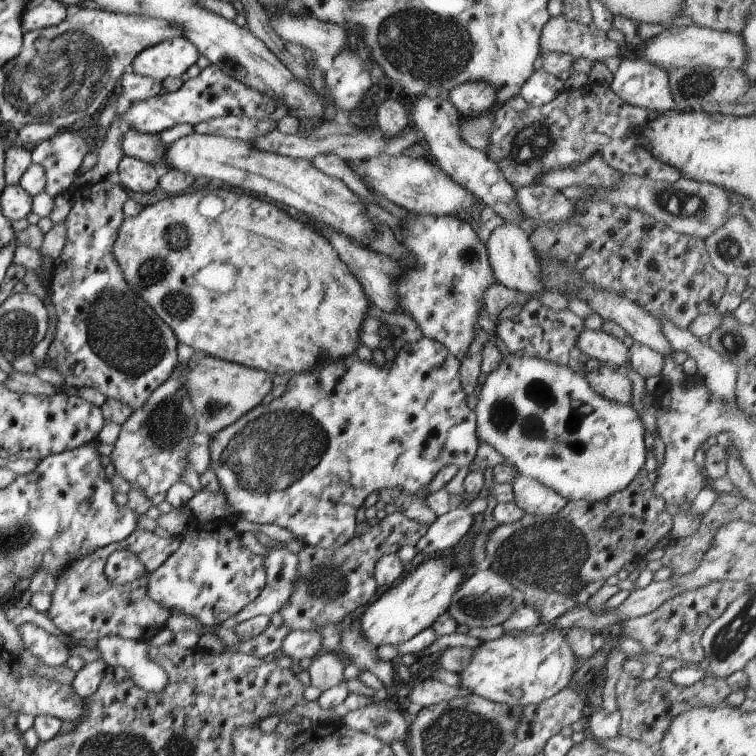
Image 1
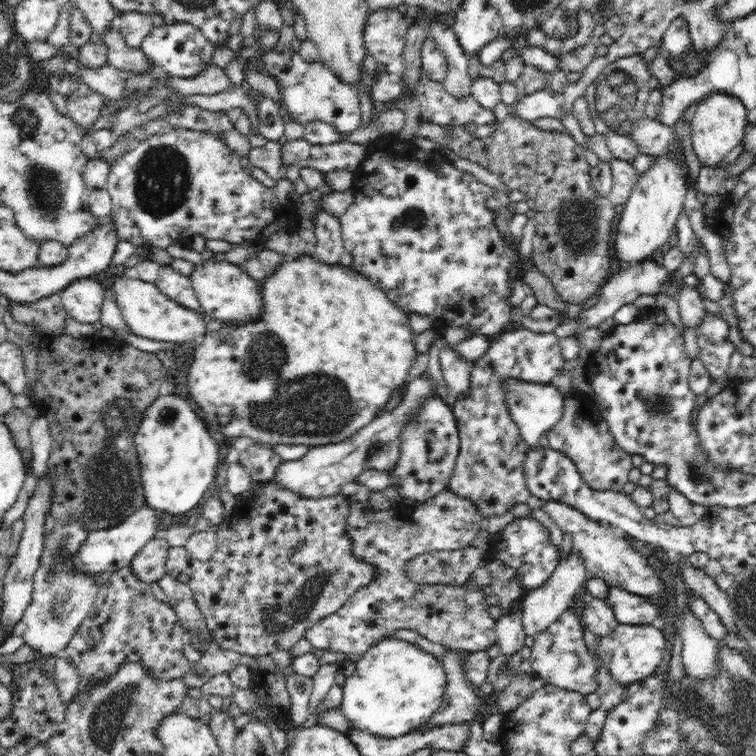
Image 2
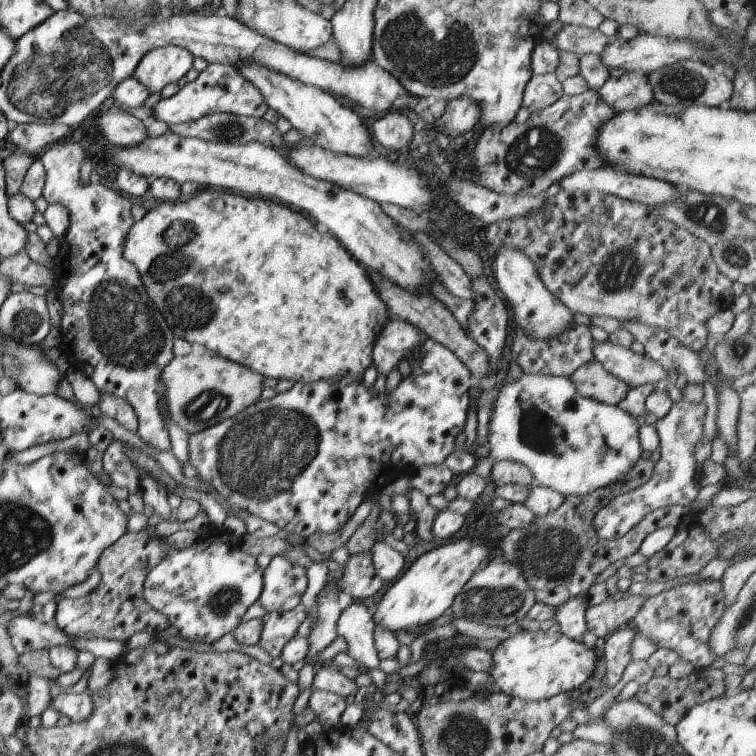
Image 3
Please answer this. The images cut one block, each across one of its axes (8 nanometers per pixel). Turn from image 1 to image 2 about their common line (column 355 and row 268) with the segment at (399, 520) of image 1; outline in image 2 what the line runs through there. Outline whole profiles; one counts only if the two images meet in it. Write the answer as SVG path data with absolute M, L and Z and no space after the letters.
M509 114L506 116L504 122L496 124L496 130L492 136L488 136L483 140L478 140L476 136L472 133L466 132L462 126L453 125L448 126L453 127L453 141L448 145L450 150L454 153L454 158L466 158L470 162L476 162L482 168L486 169L488 172L498 175L500 180L507 184L512 190L521 190L528 196L532 198L535 202L534 209L534 220L535 220L535 232L532 238L532 253L531 253L531 264L536 267L544 276L550 279L550 282L554 285L558 296L562 299L562 302L566 304L576 304L576 306L582 306L590 296L597 294L598 290L605 284L606 280L610 277L608 273L608 268L610 268L610 253L608 249L611 245L610 238L610 226L612 226L612 221L614 220L614 205L613 200L604 198L602 196L596 196L594 194L595 190L591 187L591 178L589 174L590 167L587 164L586 158L584 157L584 149L578 145L569 133L558 132L558 131L547 131L540 129L538 126L534 126L532 121L526 120L518 115Z

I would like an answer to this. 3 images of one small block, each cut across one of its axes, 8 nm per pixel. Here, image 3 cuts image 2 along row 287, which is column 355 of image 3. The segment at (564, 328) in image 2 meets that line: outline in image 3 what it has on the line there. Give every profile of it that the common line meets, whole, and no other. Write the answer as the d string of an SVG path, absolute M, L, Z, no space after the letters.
M353 601L341 610L336 620L336 633L347 644L346 653L362 668L377 668L379 658L373 644L372 609Z

